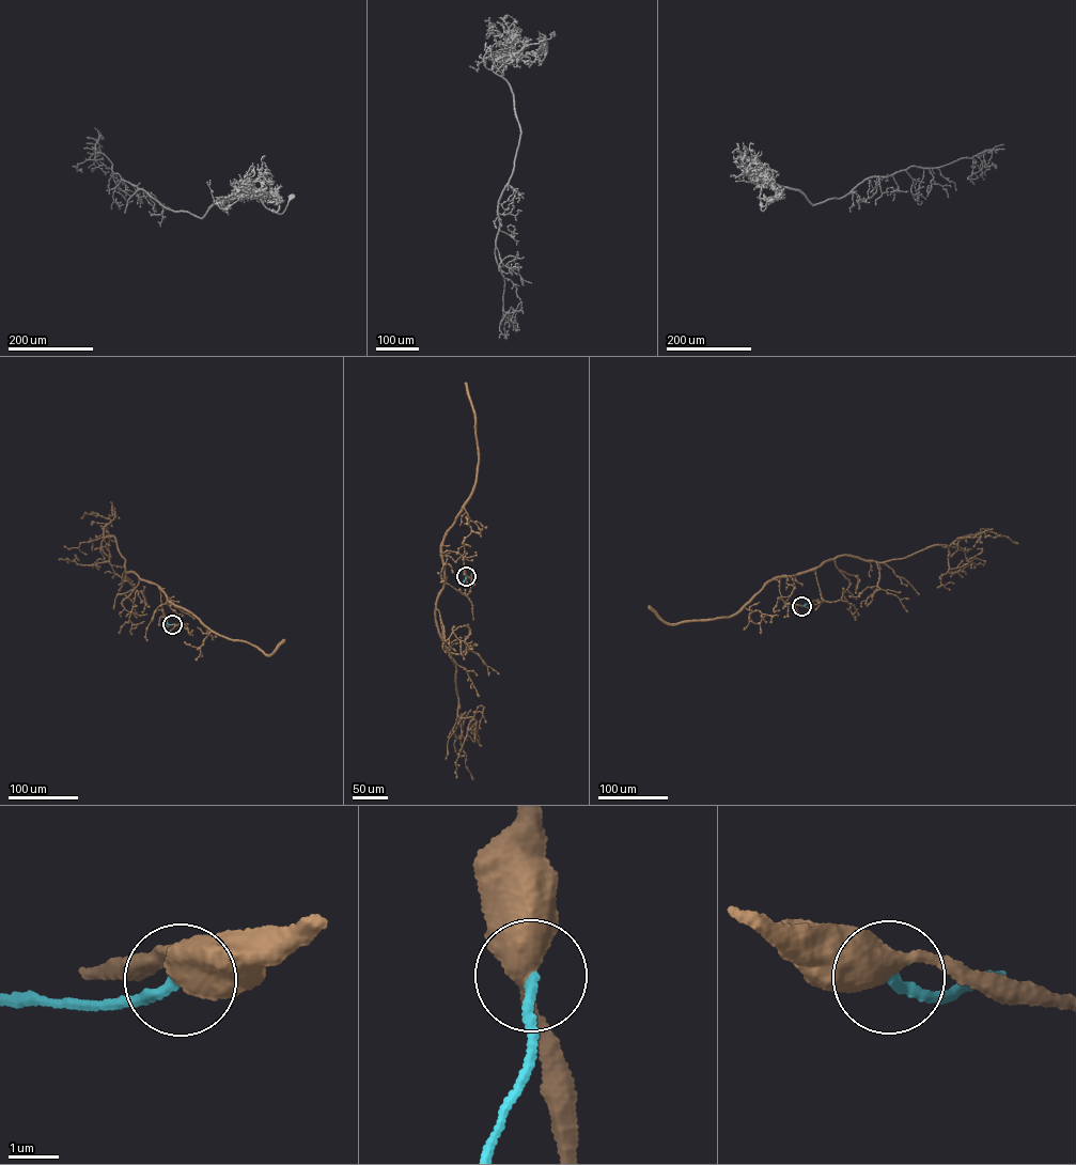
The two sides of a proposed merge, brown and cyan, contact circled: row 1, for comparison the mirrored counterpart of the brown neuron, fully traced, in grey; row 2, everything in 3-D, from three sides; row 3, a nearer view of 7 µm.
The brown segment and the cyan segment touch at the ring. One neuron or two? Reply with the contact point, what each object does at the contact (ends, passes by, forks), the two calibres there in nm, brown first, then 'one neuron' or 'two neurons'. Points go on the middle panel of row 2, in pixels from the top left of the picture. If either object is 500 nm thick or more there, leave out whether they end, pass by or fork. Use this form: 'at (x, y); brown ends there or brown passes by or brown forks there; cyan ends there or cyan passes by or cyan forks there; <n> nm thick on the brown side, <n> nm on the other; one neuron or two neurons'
at (466, 576); brown passes by; cyan ends there; 480 nm thick on the brown side, 180 nm on the other; two neurons

